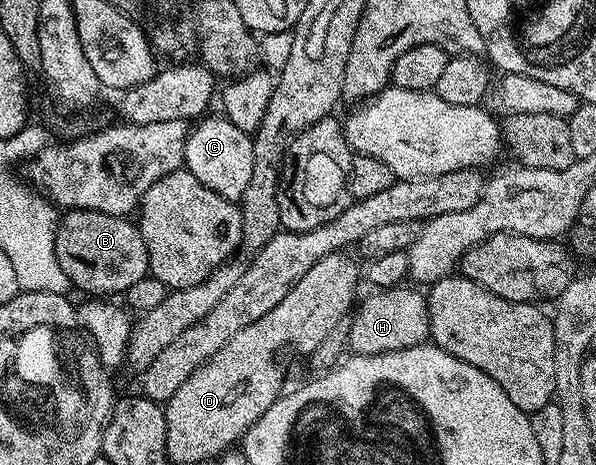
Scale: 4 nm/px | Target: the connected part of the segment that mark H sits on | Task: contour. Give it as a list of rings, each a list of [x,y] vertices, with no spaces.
[[[406,287],[371,291],[371,296],[362,305],[361,303],[357,305],[356,311],[348,320],[348,324],[350,322],[348,348],[351,353],[359,356],[384,354],[396,350],[408,350],[412,346],[430,340],[430,305],[427,297],[423,293],[421,296],[417,292],[419,291],[417,287],[414,287],[415,289]]]

